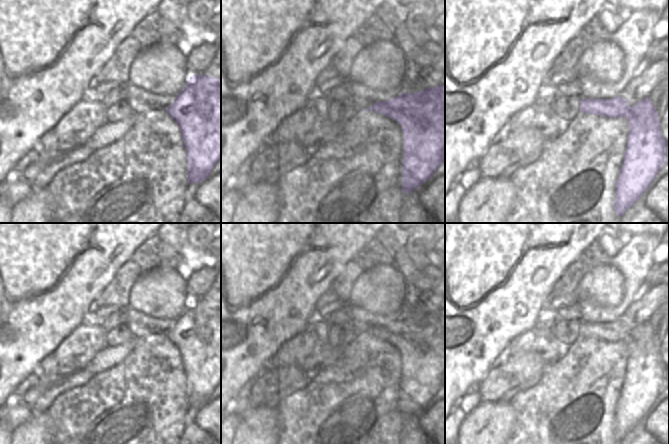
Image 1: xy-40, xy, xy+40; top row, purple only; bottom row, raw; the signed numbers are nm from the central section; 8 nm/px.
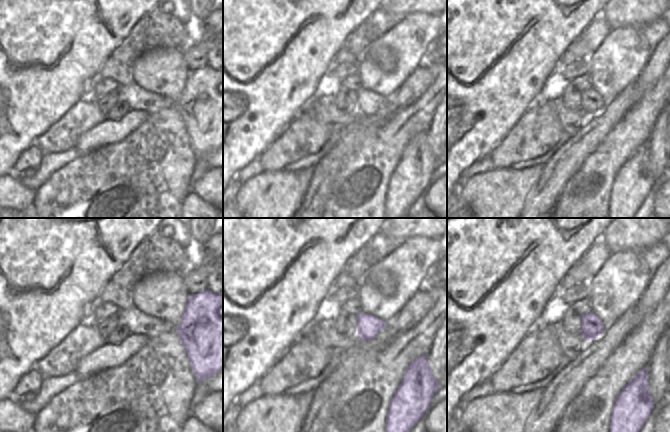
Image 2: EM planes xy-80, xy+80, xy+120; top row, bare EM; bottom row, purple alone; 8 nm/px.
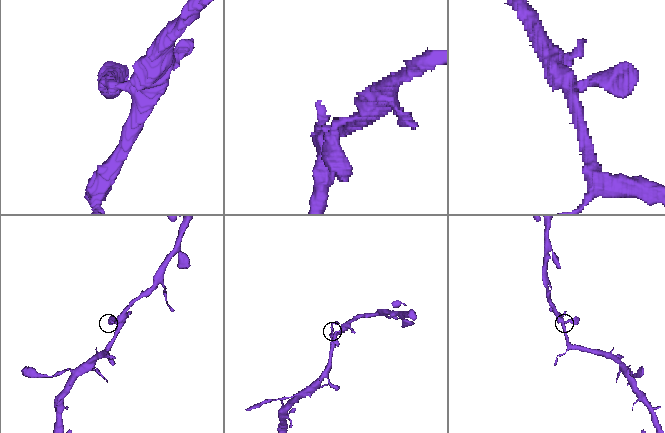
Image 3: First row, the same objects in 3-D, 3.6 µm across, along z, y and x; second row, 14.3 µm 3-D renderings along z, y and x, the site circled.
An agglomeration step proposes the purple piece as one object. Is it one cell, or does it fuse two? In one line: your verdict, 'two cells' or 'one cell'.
one cell

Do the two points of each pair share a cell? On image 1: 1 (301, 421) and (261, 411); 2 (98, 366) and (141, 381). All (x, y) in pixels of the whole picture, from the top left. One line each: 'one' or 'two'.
1: two
2: two

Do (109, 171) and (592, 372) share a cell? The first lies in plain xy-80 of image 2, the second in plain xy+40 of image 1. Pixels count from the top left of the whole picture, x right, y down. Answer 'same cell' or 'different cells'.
same cell

